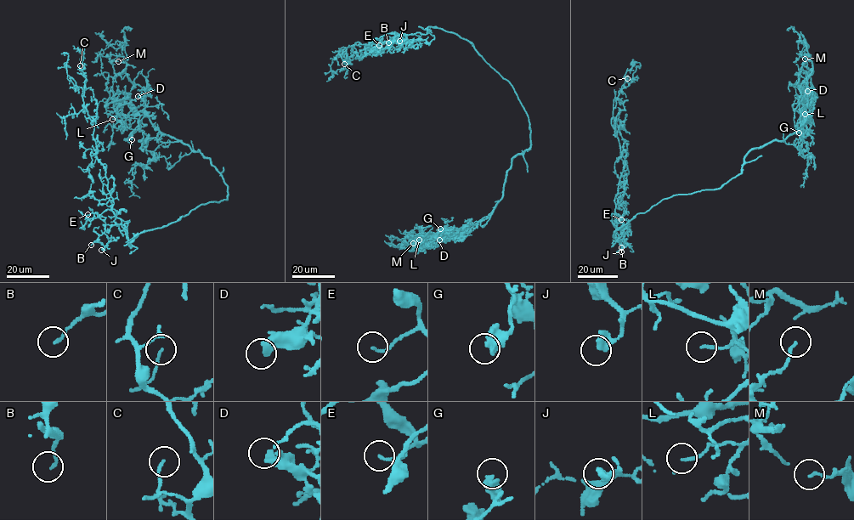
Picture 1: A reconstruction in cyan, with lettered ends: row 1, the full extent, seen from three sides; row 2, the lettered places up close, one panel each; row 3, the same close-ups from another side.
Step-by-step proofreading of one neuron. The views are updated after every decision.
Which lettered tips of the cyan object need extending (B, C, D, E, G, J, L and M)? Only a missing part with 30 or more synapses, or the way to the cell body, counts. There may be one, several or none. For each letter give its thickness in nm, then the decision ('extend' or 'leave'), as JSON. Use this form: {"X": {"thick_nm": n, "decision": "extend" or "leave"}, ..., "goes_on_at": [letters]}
{"B": {"thick_nm": 120, "decision": "leave"}, "C": {"thick_nm": 120, "decision": "leave"}, "D": {"thick_nm": 280, "decision": "leave"}, "E": {"thick_nm": 120, "decision": "leave"}, "G": {"thick_nm": 550, "decision": "leave"}, "J": {"thick_nm": 460, "decision": "leave"}, "L": {"thick_nm": 130, "decision": "leave"}, "M": {"thick_nm": 110, "decision": "leave"}, "goes_on_at": []}

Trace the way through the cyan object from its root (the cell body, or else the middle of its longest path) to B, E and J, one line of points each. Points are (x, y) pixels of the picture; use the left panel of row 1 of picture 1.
B: (217, 201), (200, 204), (131, 240), (121, 220), (105, 210), (99, 216), (104, 231), (91, 245)
E: (217, 201), (200, 204), (131, 240), (110, 210), (99, 216), (104, 220), (97, 212), (87, 214)
J: (217, 201), (131, 240), (121, 220), (105, 210), (99, 216), (105, 229), (97, 239), (101, 250)

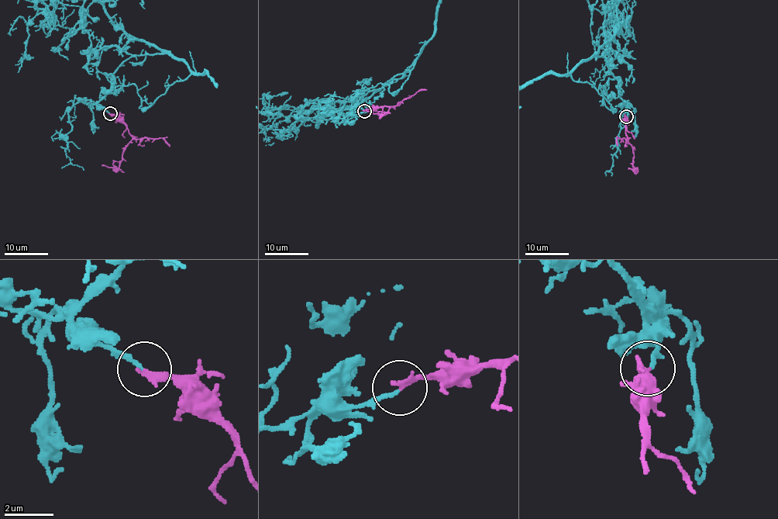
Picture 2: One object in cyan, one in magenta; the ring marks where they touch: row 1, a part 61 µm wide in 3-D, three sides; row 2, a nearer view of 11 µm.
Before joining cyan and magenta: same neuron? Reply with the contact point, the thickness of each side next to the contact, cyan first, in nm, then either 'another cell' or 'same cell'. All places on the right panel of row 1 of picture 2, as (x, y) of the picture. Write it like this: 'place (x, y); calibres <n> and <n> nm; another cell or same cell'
place (626, 116); calibres 150 and 240 nm; same cell

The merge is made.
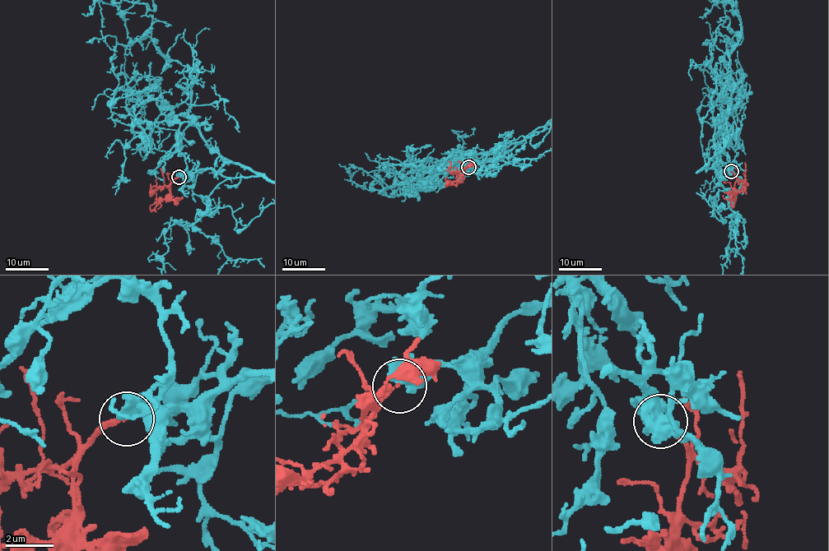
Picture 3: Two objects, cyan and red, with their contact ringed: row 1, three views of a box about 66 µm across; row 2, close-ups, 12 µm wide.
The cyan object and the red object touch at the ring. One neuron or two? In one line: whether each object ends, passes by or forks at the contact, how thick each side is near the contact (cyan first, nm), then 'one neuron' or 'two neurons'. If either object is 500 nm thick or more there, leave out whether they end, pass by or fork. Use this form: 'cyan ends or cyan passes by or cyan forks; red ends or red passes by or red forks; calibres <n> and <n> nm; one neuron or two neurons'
cyan passes by; red ends; calibres 480 and 170 nm; one neuron

